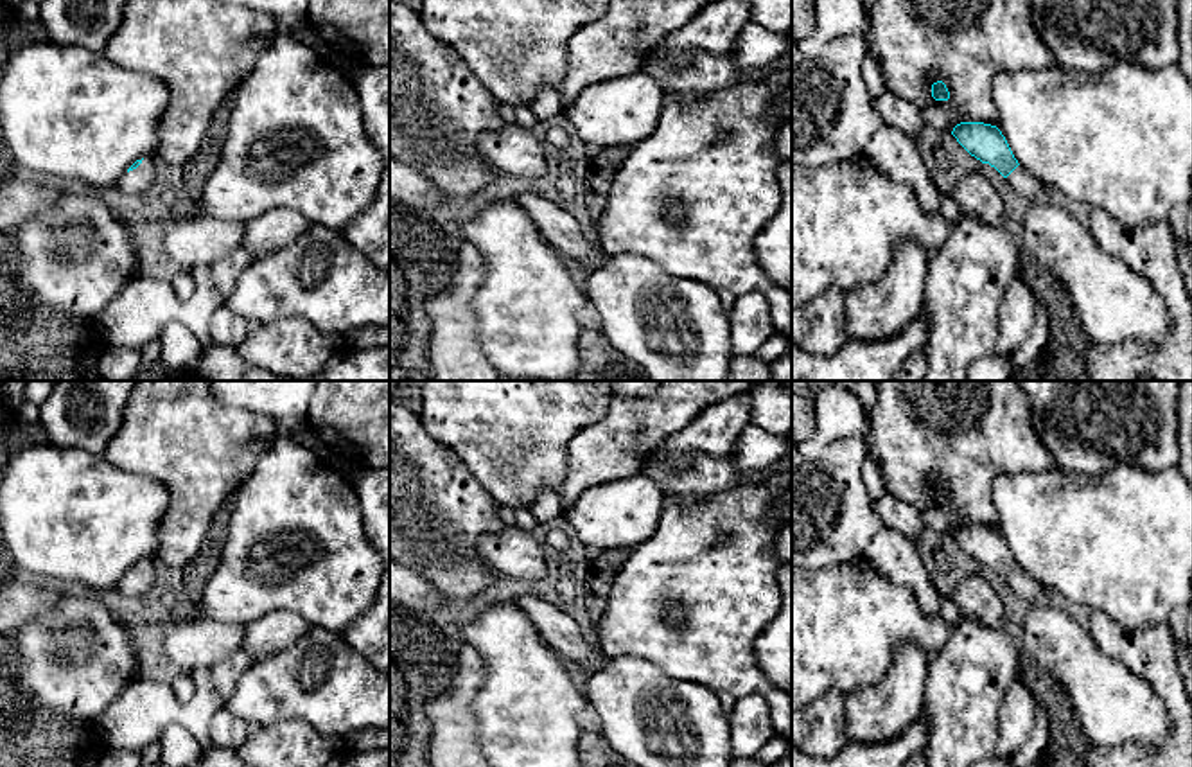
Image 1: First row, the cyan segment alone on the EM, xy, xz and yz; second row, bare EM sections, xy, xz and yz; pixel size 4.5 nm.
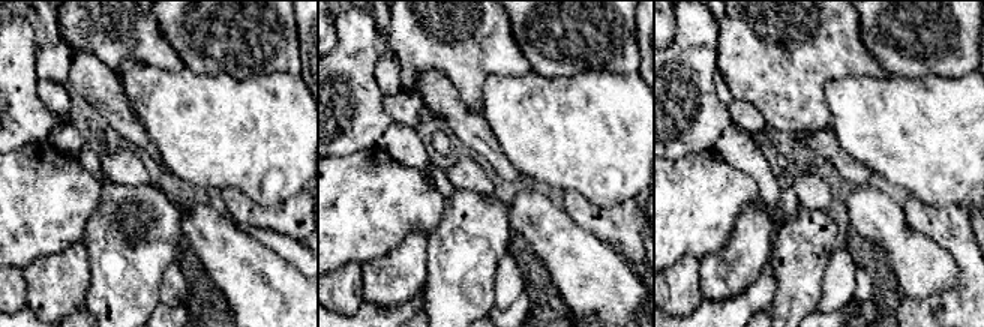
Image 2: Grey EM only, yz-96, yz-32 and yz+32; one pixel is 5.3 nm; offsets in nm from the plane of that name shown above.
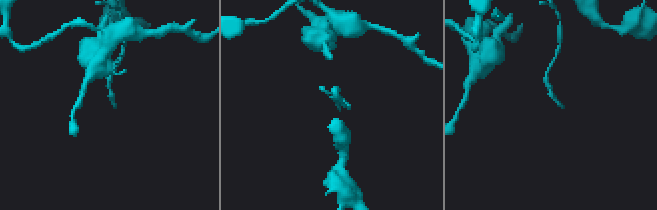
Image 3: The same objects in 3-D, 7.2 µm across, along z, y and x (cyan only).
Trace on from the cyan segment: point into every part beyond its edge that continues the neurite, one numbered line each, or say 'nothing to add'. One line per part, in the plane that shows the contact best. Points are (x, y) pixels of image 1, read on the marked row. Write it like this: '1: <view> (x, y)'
1: xy (140, 178)

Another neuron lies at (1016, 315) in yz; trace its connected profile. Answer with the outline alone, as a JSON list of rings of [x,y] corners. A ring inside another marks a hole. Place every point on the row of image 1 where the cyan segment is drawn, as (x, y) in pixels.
[[[1016,277],[998,309],[996,354],[1016,354],[1023,347],[1036,323],[1036,305],[1027,284]]]

